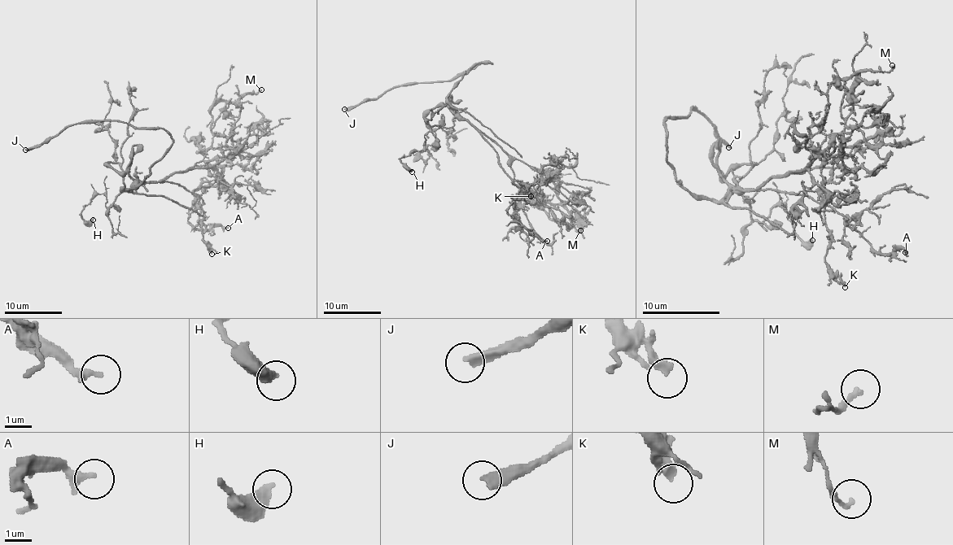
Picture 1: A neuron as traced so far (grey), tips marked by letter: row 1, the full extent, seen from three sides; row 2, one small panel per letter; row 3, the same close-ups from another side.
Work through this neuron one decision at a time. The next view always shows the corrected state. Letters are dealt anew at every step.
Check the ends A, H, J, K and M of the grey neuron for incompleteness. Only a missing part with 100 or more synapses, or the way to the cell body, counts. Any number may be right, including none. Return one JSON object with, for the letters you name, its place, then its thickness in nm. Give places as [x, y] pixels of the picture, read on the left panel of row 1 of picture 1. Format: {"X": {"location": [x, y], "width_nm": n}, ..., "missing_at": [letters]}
{"J": {"location": [25, 150], "width_nm": 340}, "missing_at": ["J"]}

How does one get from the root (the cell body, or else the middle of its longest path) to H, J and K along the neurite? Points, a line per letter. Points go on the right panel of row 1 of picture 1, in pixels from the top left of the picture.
H: (714, 201), (738, 189), (754, 201), (749, 215), (759, 223), (783, 205), (794, 233), (804, 242), (812, 240)
J: (714, 201), (697, 199), (676, 178), (666, 159), (664, 119), (684, 118), (693, 108), (714, 128), (728, 147)
K: (714, 201), (723, 201), (734, 192), (756, 189), (810, 195), (824, 207), (829, 238), (828, 268), (845, 287)

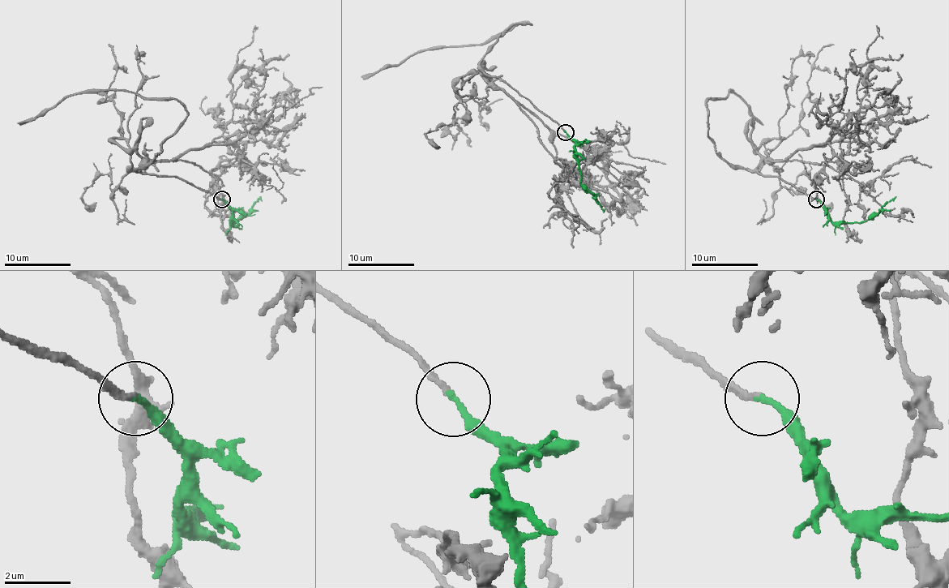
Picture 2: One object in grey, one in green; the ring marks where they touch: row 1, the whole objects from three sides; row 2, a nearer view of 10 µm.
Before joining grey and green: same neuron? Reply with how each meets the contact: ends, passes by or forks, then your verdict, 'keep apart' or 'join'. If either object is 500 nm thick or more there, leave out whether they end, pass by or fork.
grey ends; green ends; join

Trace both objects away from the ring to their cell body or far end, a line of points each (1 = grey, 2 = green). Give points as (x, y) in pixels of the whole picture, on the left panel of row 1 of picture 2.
1: (222, 199), (177, 177), (135, 169), (160, 150), (187, 113), (177, 100), (86, 91), (18, 124)
2: (222, 199), (230, 208), (232, 222), (237, 222), (260, 197)

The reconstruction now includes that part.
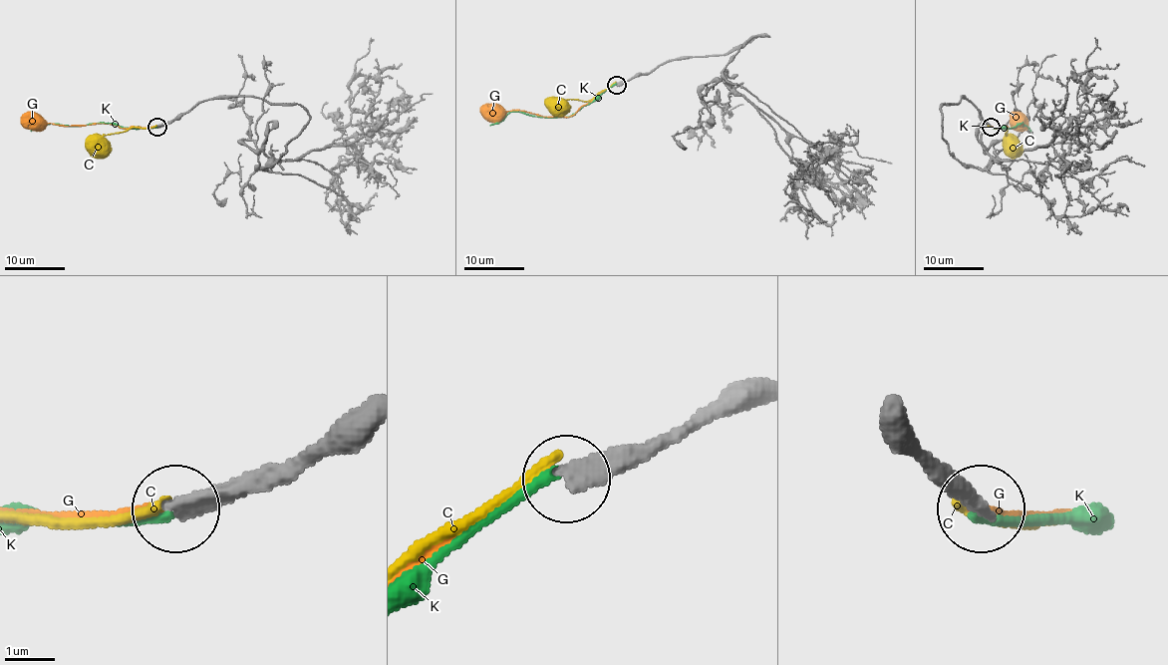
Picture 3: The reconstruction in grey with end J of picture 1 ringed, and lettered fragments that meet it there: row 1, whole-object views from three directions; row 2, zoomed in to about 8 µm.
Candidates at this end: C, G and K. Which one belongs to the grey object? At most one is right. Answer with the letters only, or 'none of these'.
none of these

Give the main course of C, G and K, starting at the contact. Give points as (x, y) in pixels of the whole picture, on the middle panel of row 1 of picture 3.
C: (615, 83), (588, 101), (565, 99), (564, 106), (559, 107)
G: (615, 84), (570, 116), (537, 116), (514, 110), (488, 110), (481, 106)
K: (617, 84), (612, 84), (570, 116), (537, 118), (509, 112), (490, 125)

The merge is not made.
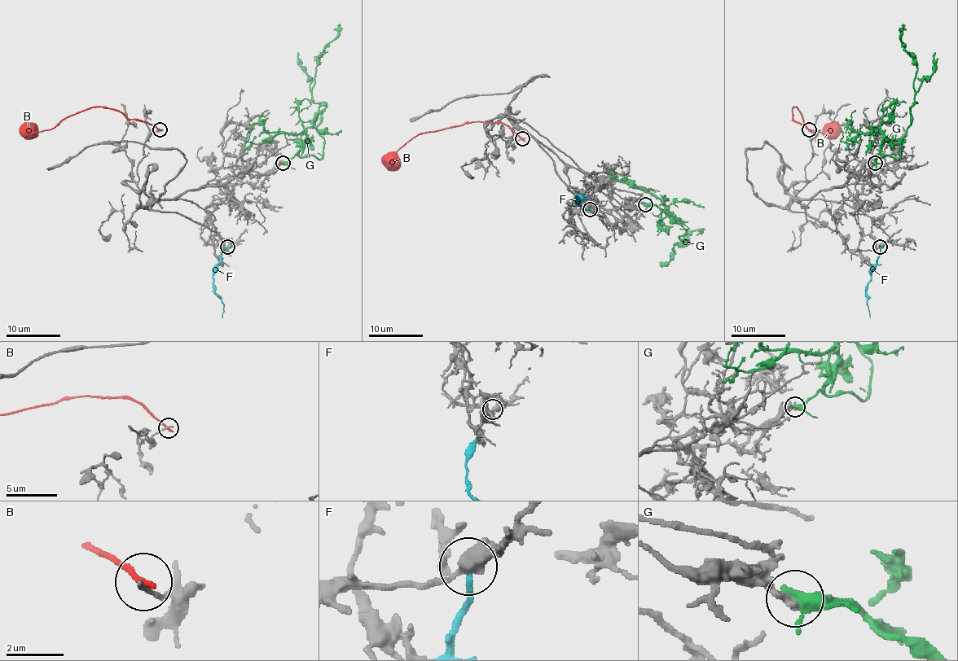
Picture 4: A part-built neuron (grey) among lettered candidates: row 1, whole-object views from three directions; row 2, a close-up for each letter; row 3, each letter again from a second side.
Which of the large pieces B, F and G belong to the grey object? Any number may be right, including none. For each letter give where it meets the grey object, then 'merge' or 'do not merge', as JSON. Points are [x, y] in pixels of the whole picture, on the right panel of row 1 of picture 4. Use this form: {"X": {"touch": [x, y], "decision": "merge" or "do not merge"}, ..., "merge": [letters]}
{"B": {"touch": [809, 129], "decision": "do not merge"}, "F": {"touch": [880, 247], "decision": "do not merge"}, "G": {"touch": [875, 163], "decision": "do not merge"}, "merge": []}

